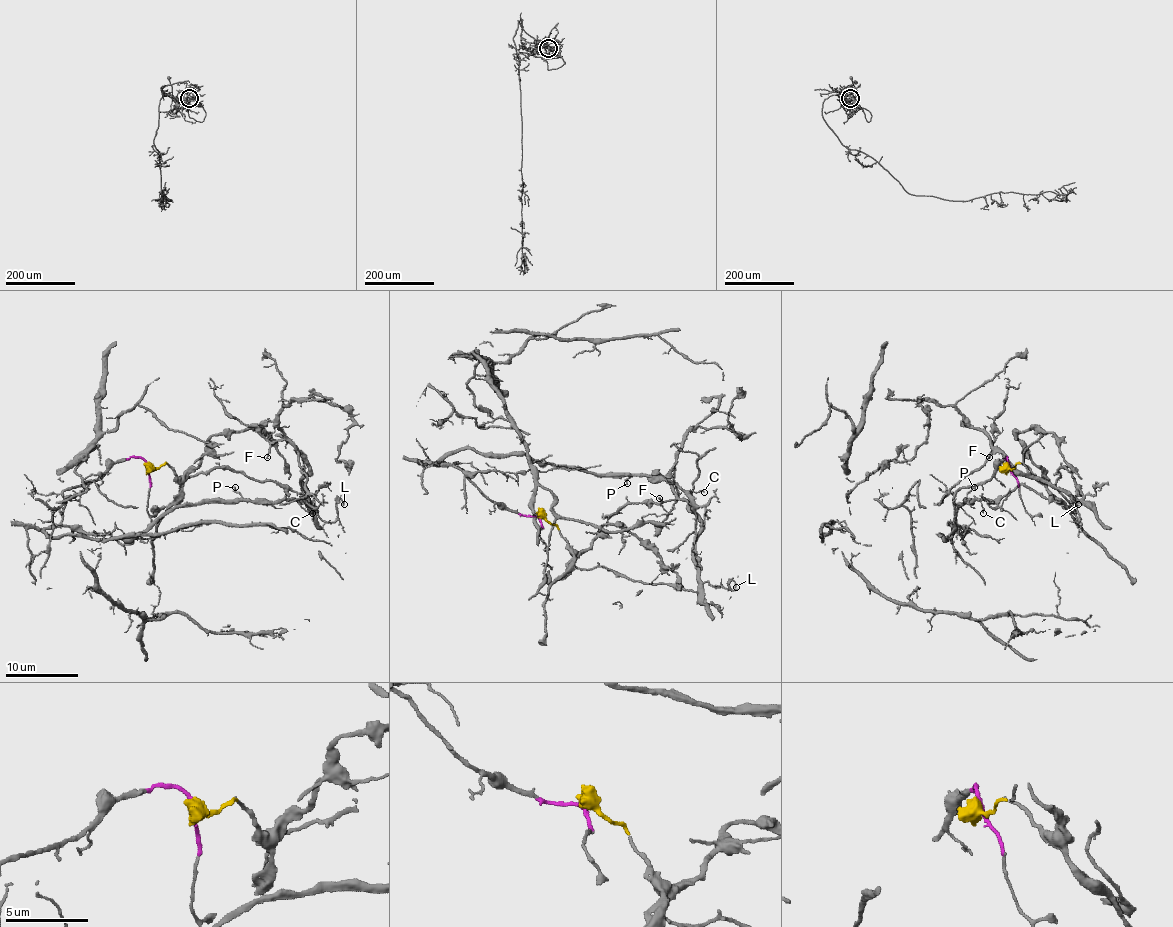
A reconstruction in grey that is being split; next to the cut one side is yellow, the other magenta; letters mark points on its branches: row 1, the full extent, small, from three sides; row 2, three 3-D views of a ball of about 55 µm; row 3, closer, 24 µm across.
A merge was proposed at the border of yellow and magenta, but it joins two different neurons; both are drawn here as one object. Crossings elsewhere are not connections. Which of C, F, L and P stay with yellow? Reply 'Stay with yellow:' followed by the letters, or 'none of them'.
Stay with yellow: F, L

